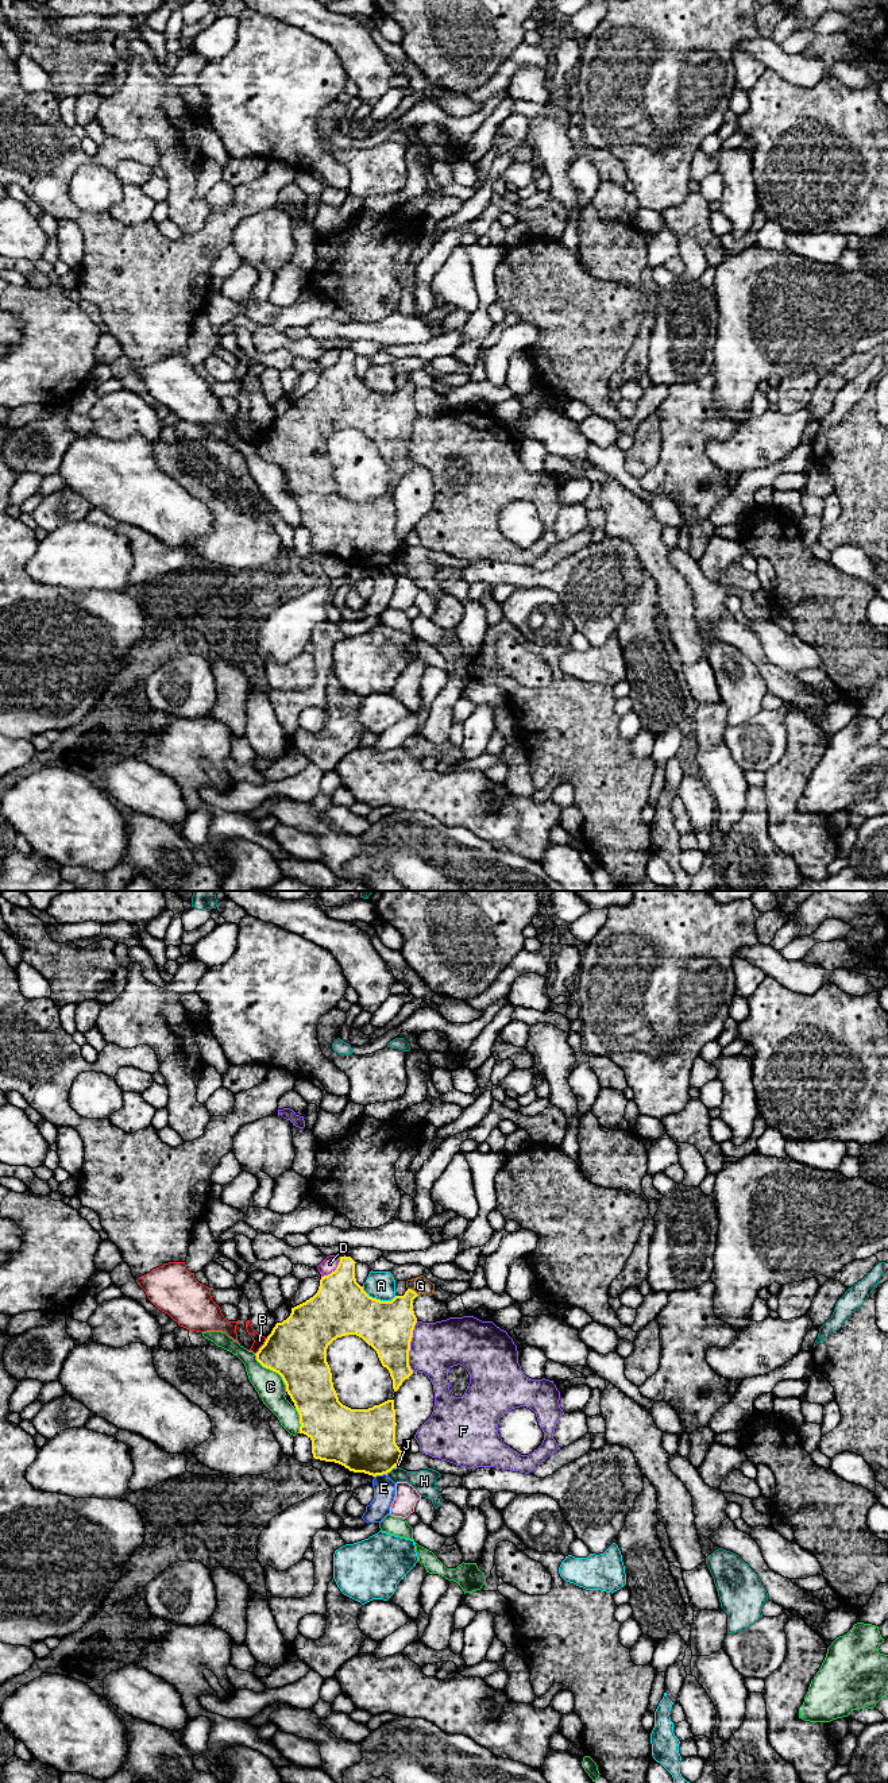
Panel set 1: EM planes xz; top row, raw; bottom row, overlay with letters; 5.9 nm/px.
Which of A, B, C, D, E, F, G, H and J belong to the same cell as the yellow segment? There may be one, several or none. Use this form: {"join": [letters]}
{"join": []}

